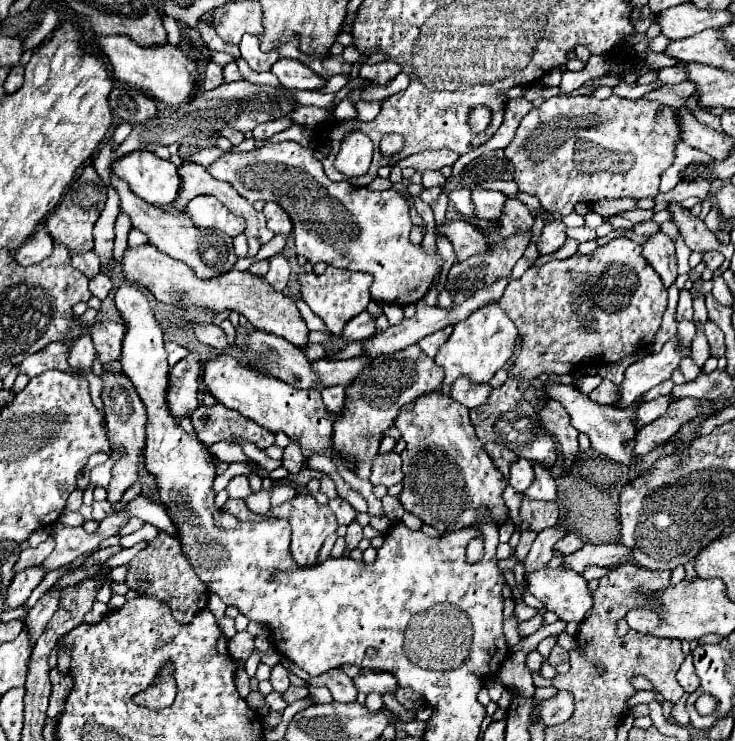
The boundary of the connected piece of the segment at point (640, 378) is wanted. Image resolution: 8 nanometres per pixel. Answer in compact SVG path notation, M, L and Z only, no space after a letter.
M677 338L663 344L663 350L659 354L647 354L643 360L633 362L625 370L625 380L619 384L615 408L629 408L647 390L671 378L671 372L679 368L679 360L683 356L689 356L689 348L685 352L677 352L675 344Z

